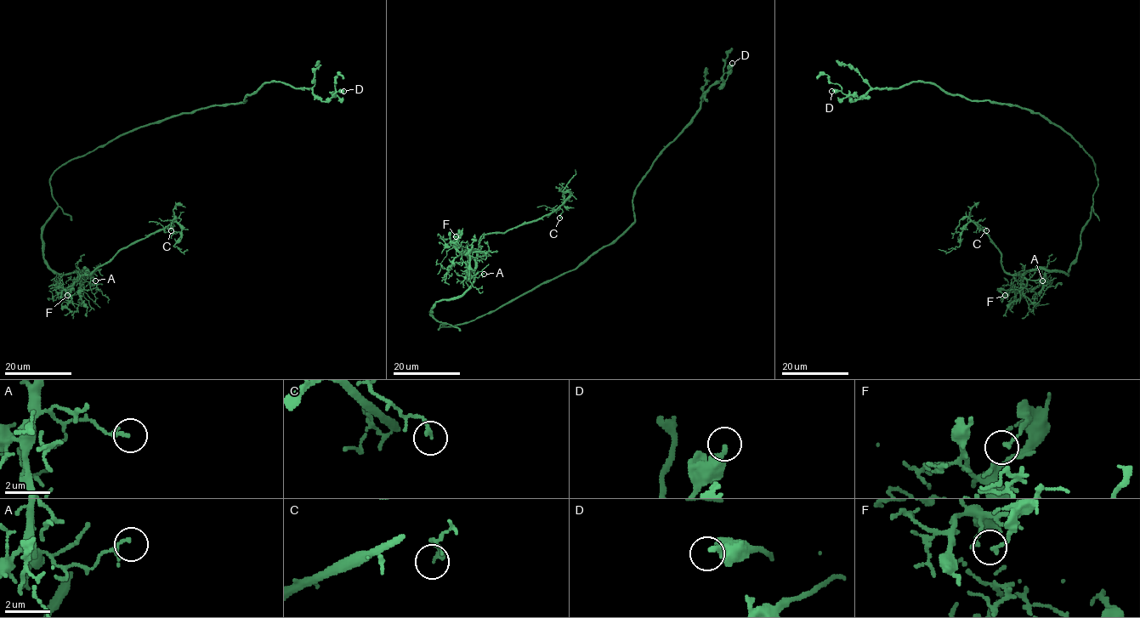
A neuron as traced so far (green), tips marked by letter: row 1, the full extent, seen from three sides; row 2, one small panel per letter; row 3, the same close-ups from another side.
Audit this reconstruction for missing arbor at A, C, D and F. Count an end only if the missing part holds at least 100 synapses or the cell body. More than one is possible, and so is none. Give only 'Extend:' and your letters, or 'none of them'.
Extend: none of them

